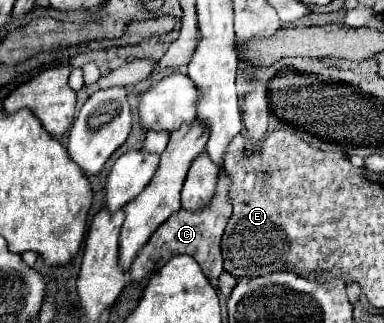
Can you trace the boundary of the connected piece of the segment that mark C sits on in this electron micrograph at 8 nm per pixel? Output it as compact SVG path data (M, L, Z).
M222 171L220 173L220 179L218 179L218 187L216 187L216 197L212 199L212 203L202 209L202 211L186 211L186 209L180 209L176 211L174 215L170 215L154 233L152 237L148 239L148 243L138 251L136 259L132 261L132 267L130 267L130 277L134 281L140 281L144 279L146 275L158 271L168 259L172 259L174 255L190 255L198 261L198 265L202 267L204 275L214 281L220 277L220 273L224 271L222 269L222 253L220 253L220 239L222 239L222 233L224 233L224 227L232 215L232 201L228 197L230 193L230 187L228 187L230 179L226 177L226 173Z

